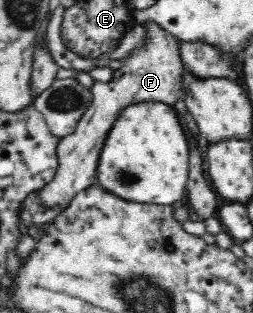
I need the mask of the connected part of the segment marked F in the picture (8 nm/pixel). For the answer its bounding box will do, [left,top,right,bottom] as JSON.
[36,23,185,209]

